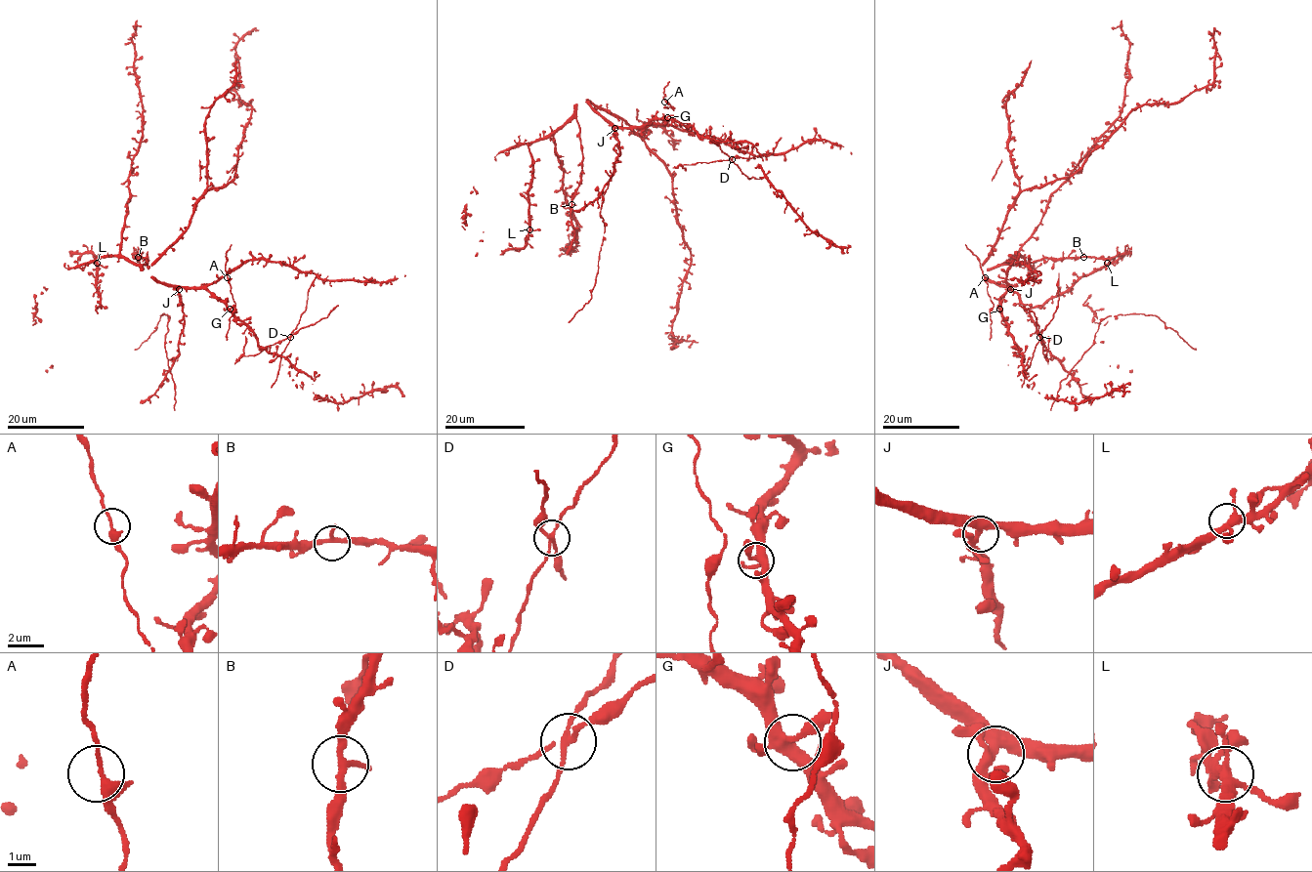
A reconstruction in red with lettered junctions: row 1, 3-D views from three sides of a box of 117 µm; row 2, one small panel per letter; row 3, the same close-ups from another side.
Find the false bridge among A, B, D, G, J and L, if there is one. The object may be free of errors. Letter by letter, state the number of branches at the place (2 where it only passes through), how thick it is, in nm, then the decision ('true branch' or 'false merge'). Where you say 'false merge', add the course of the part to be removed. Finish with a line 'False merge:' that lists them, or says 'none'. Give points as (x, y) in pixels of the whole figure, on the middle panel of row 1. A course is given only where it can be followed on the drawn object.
A: 3 branches meet; 220 nm thick; true branch
B: 3 branches meet; 240 nm thick; true branch
D: 4 branches meet; 190 nm thick; false merge; foreign part runs (732, 159), (685, 164), (685, 167)
G: 4 branches meet; 360 nm thick; true branch
J: 4 branches meet; 340 nm thick; true branch
L: 4 branches meet; 340 nm thick; true branch
False merge: D

